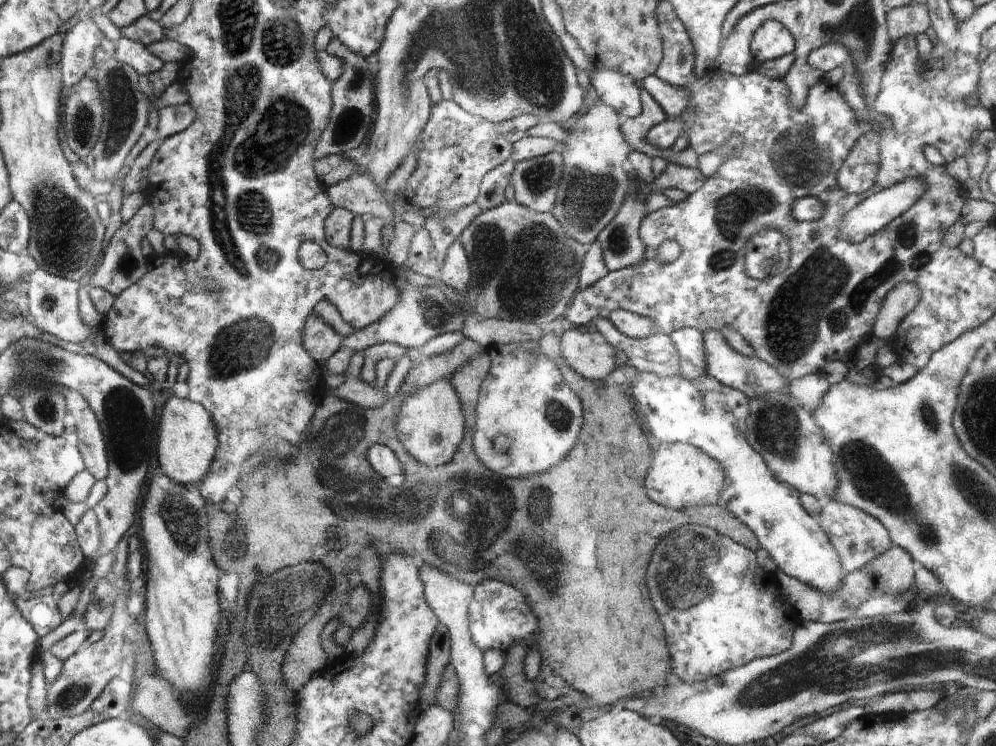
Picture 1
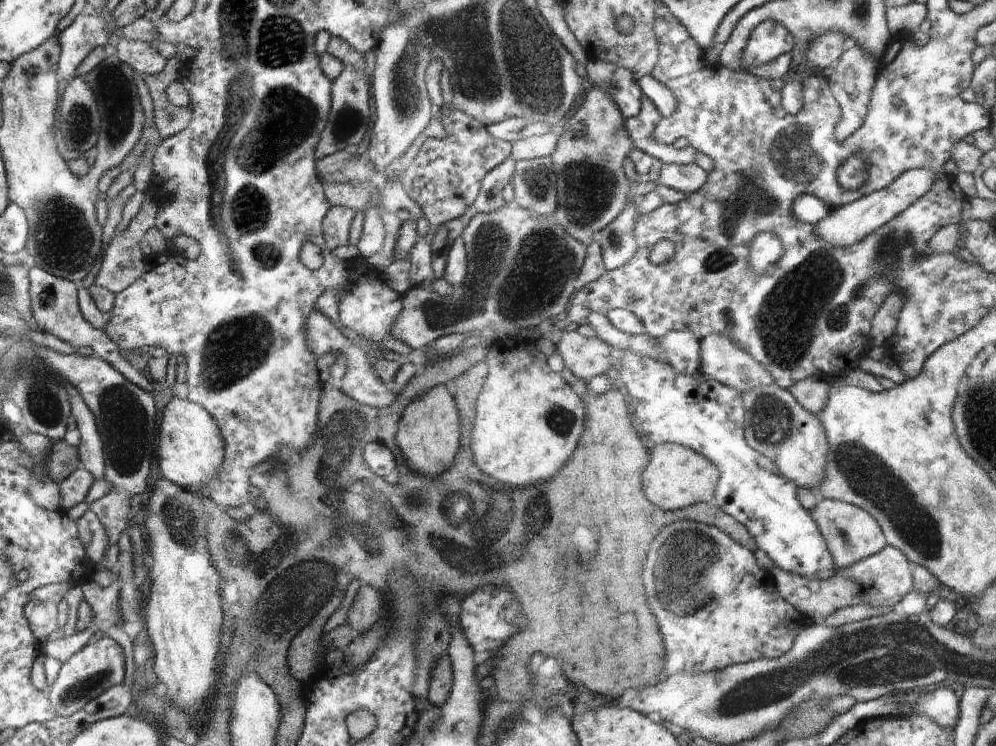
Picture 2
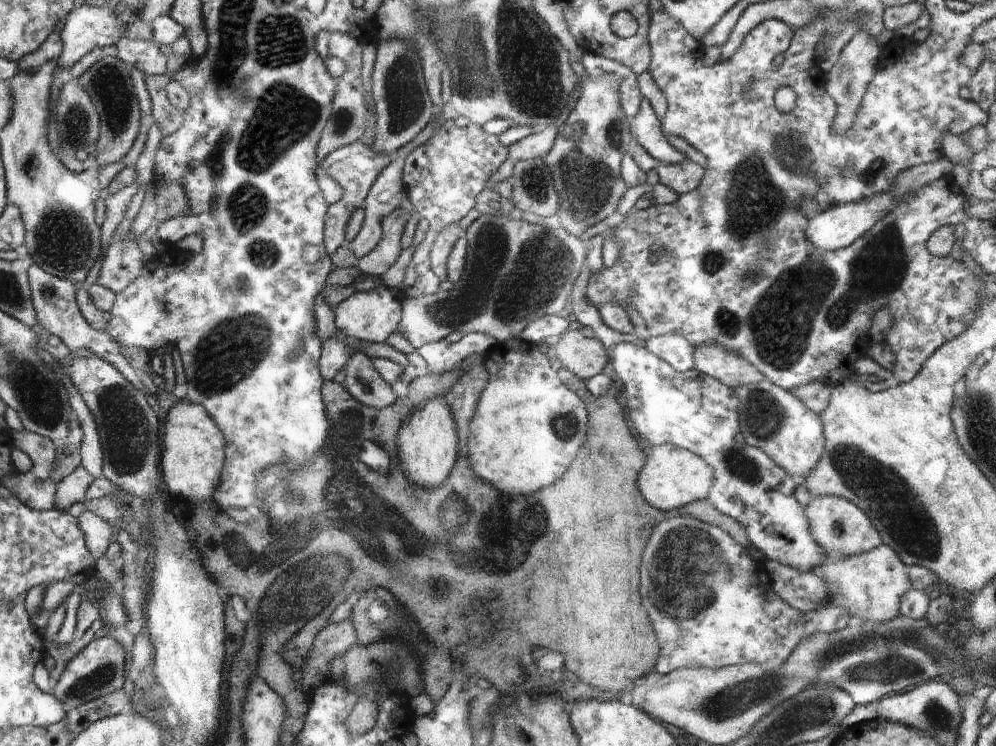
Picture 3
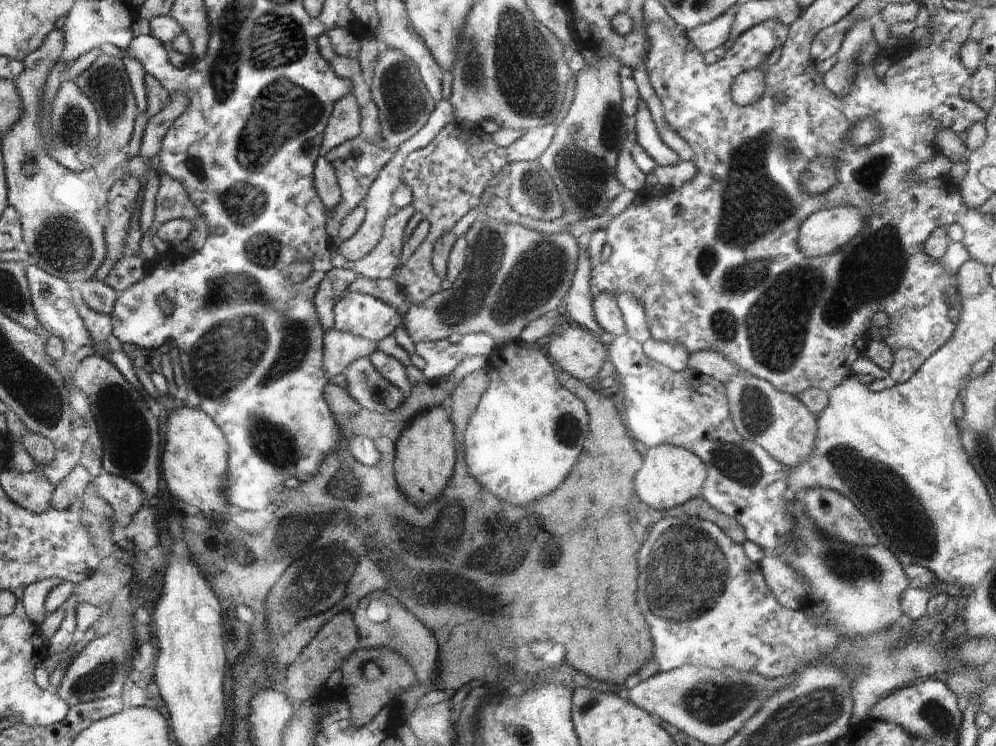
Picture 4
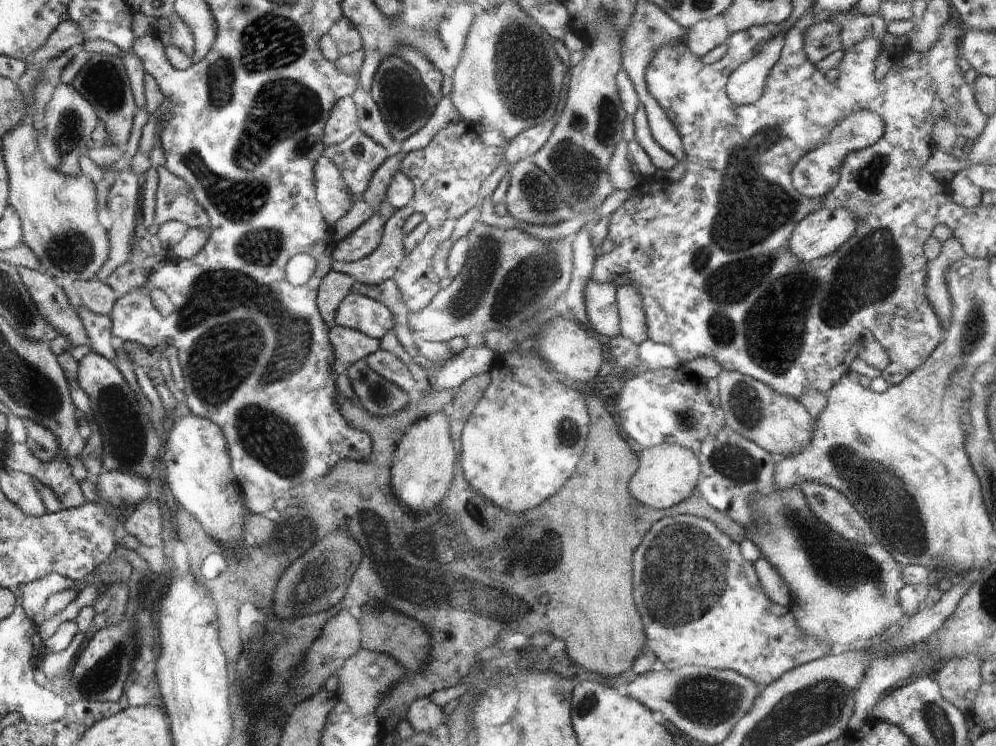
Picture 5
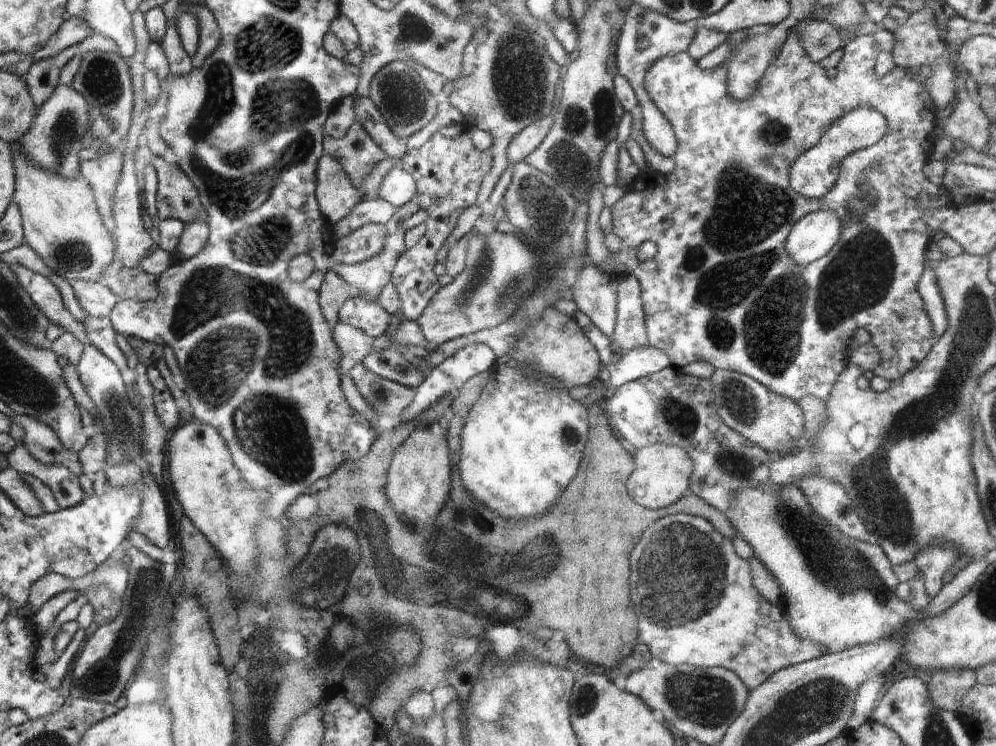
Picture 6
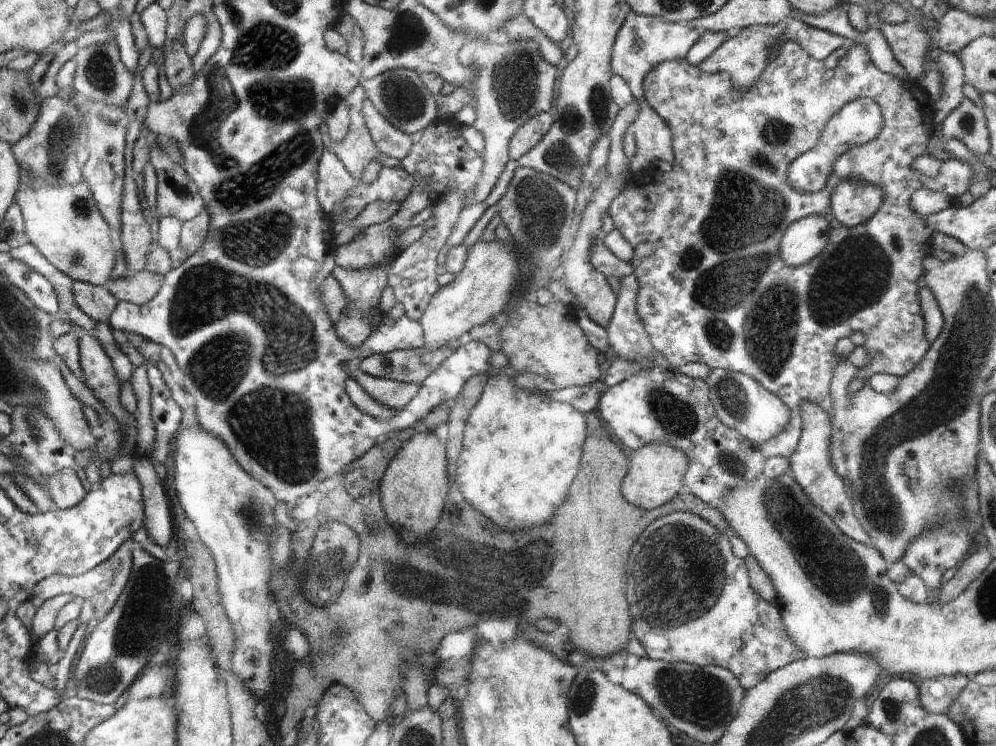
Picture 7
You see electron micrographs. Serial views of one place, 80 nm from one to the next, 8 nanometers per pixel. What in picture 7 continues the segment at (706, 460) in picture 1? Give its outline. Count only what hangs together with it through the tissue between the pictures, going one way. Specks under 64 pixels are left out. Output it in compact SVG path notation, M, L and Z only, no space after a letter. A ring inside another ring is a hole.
M648 443L632 453L630 468L623 480L621 491L626 500L646 510L661 507L684 491L683 476L688 468L688 457L680 449L662 444Z

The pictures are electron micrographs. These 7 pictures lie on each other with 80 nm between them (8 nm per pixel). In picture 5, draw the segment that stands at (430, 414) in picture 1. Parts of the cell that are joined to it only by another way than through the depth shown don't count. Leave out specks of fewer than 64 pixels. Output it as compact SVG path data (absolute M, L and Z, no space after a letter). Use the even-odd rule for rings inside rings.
M447 410L417 420L401 438L391 464L392 494L412 512L429 513L446 496L457 456L451 441Z

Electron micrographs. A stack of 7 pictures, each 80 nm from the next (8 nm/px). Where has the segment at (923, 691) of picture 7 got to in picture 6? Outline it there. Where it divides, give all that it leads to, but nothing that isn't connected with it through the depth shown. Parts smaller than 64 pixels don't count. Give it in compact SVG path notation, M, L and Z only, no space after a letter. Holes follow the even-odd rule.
M963 668L942 669L941 671L931 672L931 675L932 678L930 678L927 687L929 688L930 696L935 702L935 705L944 710L954 711L957 713L961 707L963 699L976 684L975 670Z

